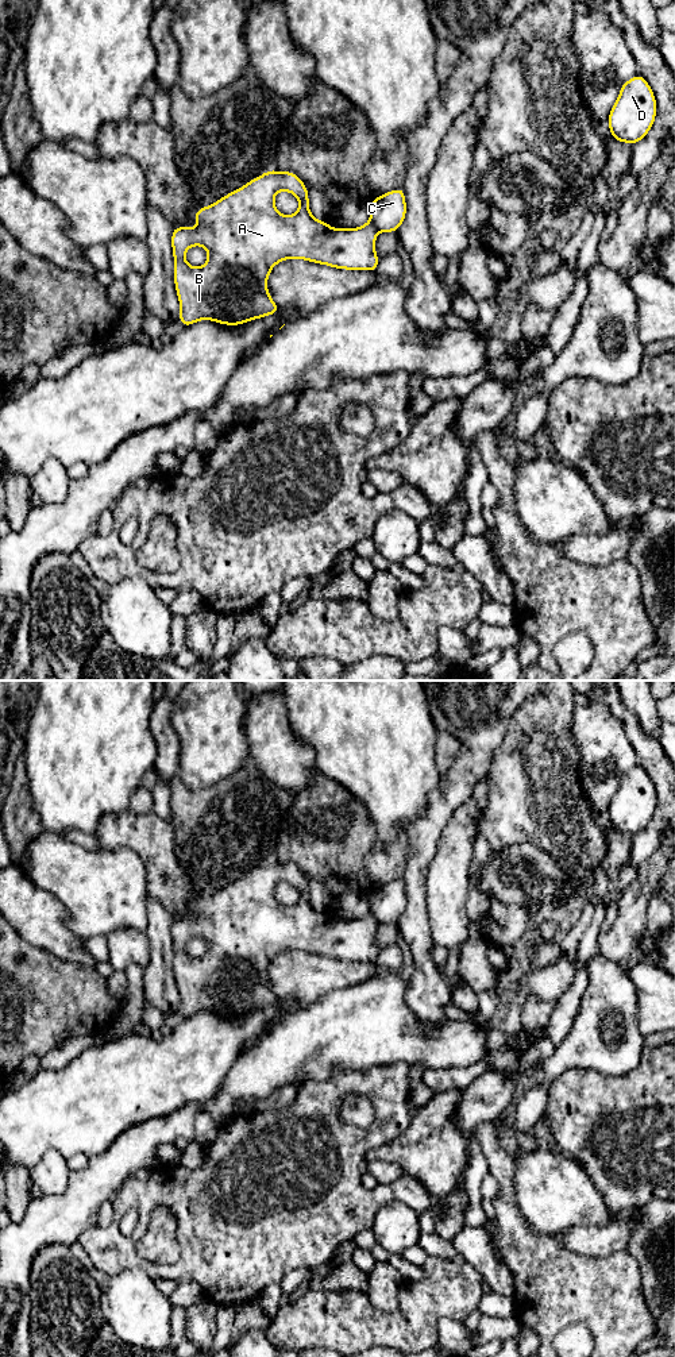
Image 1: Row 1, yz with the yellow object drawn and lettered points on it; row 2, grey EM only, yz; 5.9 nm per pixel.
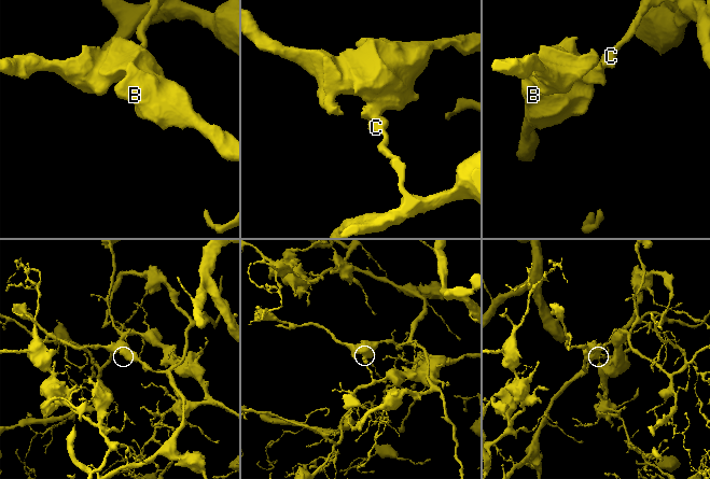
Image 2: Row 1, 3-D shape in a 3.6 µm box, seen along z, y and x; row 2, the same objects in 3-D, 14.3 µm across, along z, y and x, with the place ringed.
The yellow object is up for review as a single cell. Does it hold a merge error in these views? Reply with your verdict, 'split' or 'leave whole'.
split

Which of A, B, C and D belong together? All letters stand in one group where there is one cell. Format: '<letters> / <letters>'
A B / C D

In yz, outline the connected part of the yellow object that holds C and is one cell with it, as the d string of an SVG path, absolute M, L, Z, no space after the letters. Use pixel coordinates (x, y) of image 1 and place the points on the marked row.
M404 188L377 196L370 204L370 221L378 232L397 232L406 217Z

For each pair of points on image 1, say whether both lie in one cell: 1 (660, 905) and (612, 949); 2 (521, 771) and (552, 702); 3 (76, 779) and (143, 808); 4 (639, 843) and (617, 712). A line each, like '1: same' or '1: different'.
1: different
2: same
3: different
4: same

